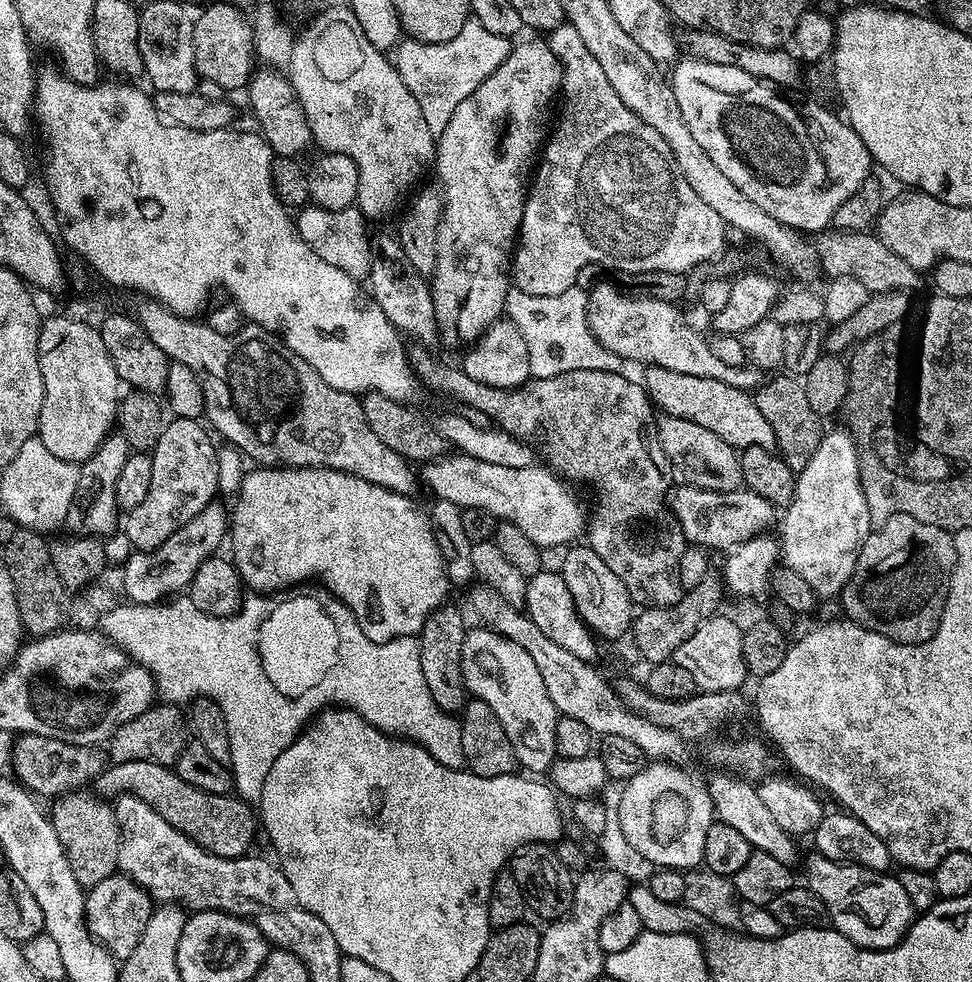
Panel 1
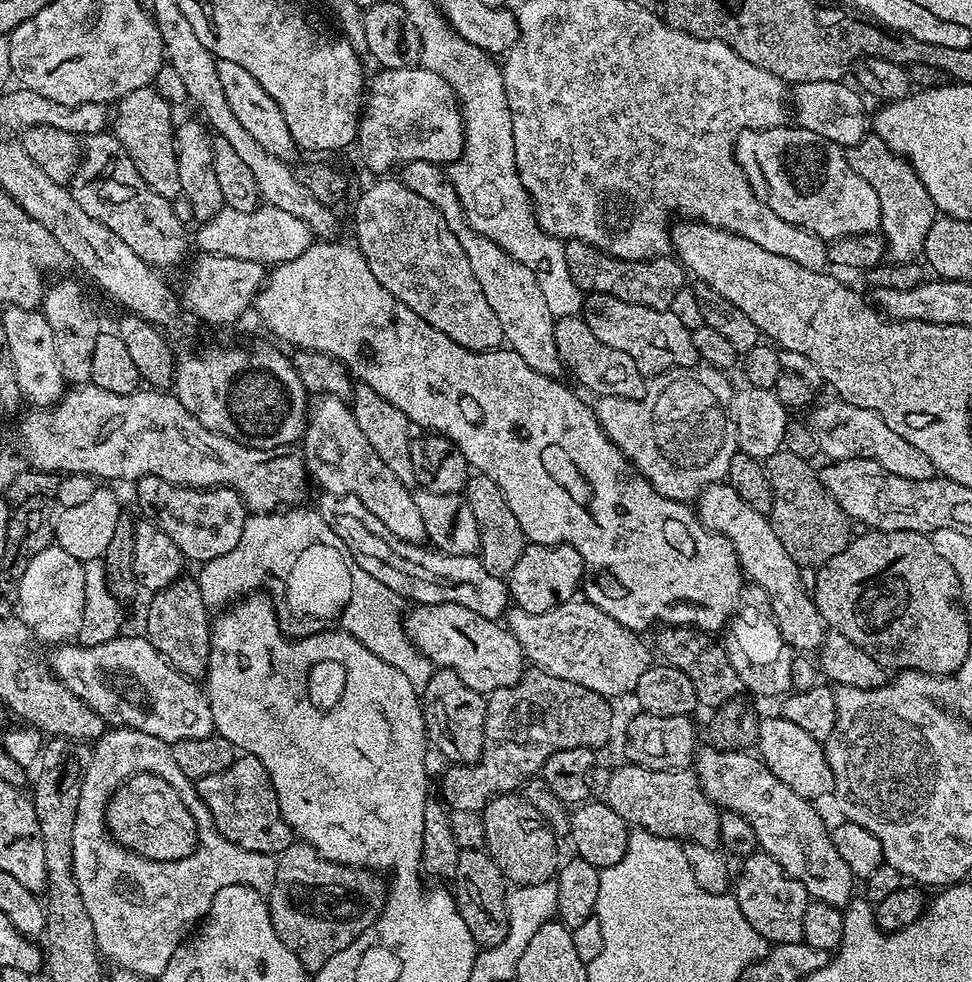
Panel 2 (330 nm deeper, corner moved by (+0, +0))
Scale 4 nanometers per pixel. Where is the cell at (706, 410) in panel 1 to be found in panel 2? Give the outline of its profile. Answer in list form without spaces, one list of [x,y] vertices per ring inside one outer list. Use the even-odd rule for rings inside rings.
[[[593,292],[584,297],[582,315],[586,326],[590,326],[590,334],[594,334],[598,342],[614,346],[614,350],[622,350],[622,354],[630,354],[630,358],[634,358],[634,366],[638,366],[646,378],[660,376],[671,368],[692,370],[697,367],[698,357],[691,331],[687,324],[678,322],[670,310],[650,310],[634,302],[622,302],[610,294]]]

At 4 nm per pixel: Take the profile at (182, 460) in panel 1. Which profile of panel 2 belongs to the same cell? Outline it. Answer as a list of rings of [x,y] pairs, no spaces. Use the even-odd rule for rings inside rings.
[[[143,476],[141,480],[135,481],[134,488],[136,488],[136,504],[144,511],[143,519],[150,520],[159,526],[160,531],[170,538],[170,542],[174,542],[174,546],[178,546],[178,550],[188,562],[192,560],[203,562],[222,558],[222,554],[230,554],[230,550],[238,546],[238,538],[242,538],[242,526],[250,515],[248,509],[244,507],[244,499],[233,488],[201,490],[171,484],[157,476]]]

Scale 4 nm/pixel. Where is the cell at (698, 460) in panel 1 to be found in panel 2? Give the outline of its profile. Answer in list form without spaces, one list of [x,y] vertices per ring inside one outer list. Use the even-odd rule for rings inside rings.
[[[583,315],[562,316],[554,323],[554,342],[558,346],[560,363],[578,383],[589,388],[596,396],[617,396],[623,400],[641,400],[644,397],[646,377],[634,366],[634,358],[630,354],[622,354],[622,350],[614,350],[614,346],[606,346],[590,334],[590,326],[586,326]]]

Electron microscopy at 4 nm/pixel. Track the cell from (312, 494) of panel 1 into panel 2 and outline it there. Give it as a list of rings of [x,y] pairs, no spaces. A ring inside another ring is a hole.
[[[417,604],[413,612],[403,617],[406,634],[412,639],[412,645],[426,658],[432,660],[436,668],[449,668],[474,690],[489,694],[500,687],[514,686],[526,669],[526,657],[518,638],[508,631],[503,623],[482,618],[482,614],[474,614],[474,610],[466,610],[466,606],[457,604]]]

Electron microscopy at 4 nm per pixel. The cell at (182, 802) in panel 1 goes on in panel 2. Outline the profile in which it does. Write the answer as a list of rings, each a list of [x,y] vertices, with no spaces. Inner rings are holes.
[[[247,754],[237,755],[234,763],[226,770],[222,770],[222,774],[206,774],[206,778],[195,781],[195,785],[196,793],[202,798],[202,802],[206,802],[218,831],[242,850],[276,856],[294,843],[292,827],[282,818],[282,810],[270,774],[266,766],[258,762],[258,758]]]

